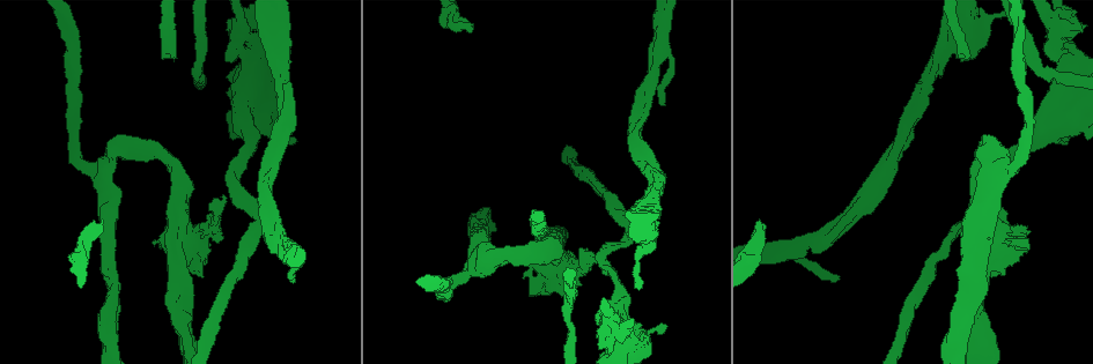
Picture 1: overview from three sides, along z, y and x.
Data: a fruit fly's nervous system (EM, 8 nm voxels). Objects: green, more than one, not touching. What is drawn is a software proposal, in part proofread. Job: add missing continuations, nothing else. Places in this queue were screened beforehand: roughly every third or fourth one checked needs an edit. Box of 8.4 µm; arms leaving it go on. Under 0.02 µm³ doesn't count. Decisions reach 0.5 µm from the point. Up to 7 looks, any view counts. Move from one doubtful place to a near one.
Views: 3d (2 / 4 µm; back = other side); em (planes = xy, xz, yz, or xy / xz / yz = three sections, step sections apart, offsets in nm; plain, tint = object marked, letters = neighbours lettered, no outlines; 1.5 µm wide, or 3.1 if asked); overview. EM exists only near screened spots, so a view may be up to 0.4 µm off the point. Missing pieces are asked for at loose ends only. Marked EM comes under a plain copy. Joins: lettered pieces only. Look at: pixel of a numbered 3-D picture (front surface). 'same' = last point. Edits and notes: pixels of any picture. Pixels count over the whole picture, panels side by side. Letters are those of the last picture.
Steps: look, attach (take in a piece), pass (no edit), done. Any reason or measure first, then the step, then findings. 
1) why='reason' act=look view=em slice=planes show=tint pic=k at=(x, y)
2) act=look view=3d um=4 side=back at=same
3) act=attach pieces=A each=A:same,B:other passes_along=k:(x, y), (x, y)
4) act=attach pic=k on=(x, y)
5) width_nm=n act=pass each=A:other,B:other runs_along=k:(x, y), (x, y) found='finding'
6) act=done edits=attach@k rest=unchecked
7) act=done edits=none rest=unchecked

why='thin end' act=look view=3d um=4 pic=1 at=(291, 282)

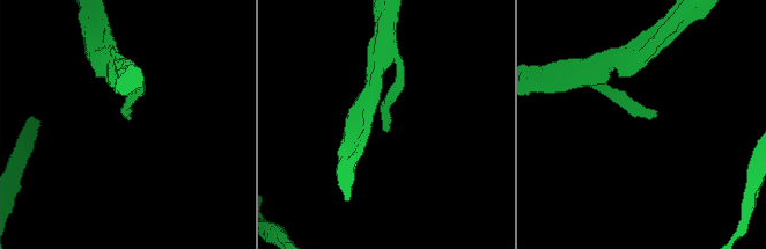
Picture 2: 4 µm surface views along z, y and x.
why='need the tissue' act=look view=em slice=planes show=tint pic=2 at=(646, 117)

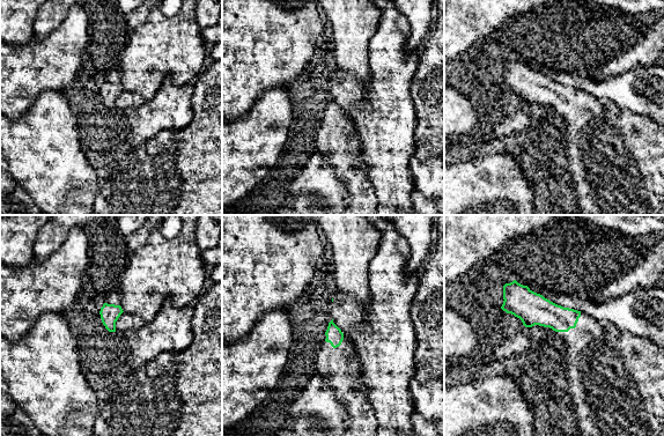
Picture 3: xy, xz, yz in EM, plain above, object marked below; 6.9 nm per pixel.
act=look view=em slice=planes show=letters at=same

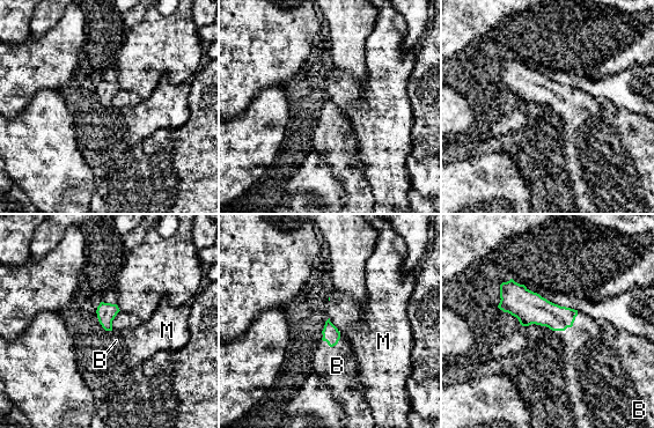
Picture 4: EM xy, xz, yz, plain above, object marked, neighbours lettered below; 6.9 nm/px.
longest_contact=B:220nm act=attach pic=4 on=(594, 354) each=B:same,M:other passes_along=4:(539, 311), (571, 326), (594, 354) found='the neuron continues'

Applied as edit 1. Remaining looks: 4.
act=look view=overview

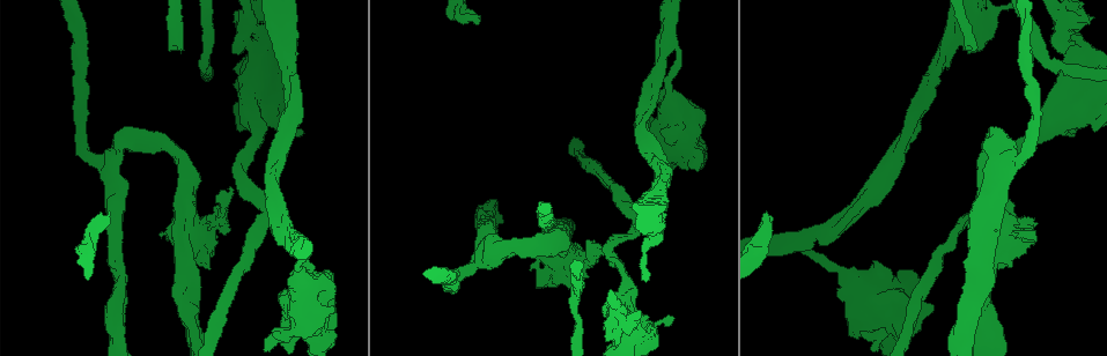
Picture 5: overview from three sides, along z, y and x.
why='an open end' act=look view=3d um=2 pic=5 at=(480, 18)

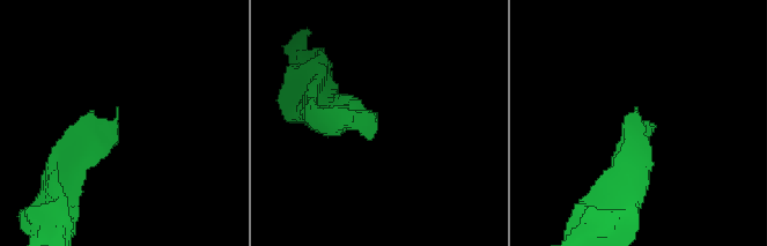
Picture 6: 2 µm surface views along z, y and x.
act=look view=em slice=planes show=letters pic=6 at=(376, 124)

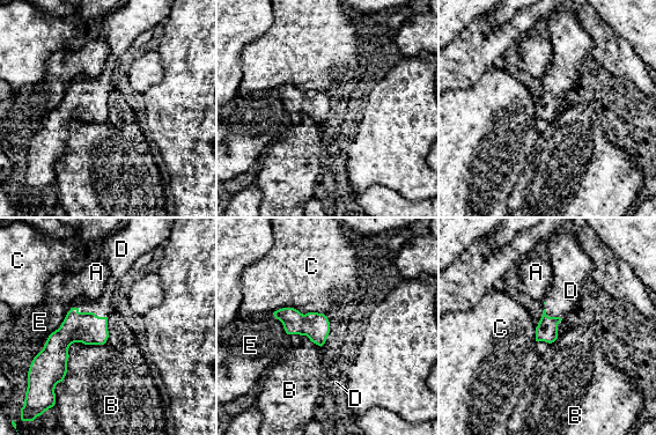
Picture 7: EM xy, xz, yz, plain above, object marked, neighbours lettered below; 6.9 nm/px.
longest_contact=B:480nm act=attach pic=7 on=(101, 307) each=A:other,B:other,C:other,D:same,E:other passes_along=7:(86, 327), (91, 312), (101, 307) found='the neuron continues'

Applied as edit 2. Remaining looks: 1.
act=done edits=attach@4,attach@7 rest=unchecked

